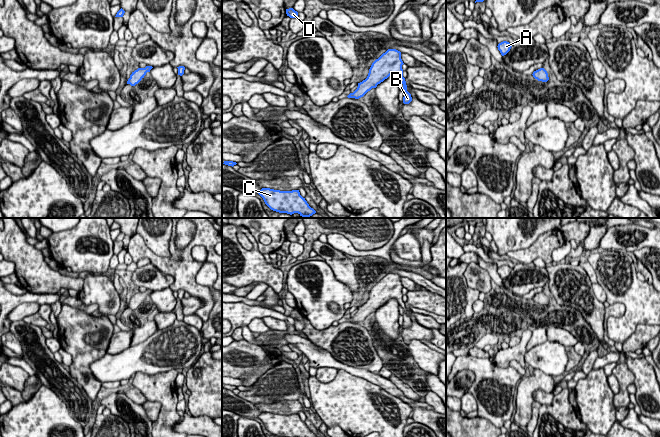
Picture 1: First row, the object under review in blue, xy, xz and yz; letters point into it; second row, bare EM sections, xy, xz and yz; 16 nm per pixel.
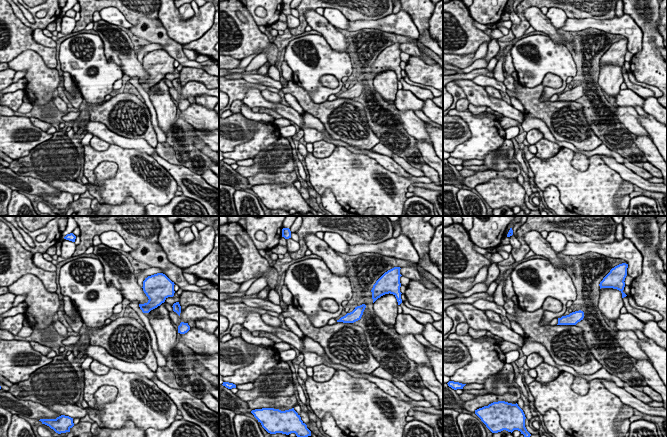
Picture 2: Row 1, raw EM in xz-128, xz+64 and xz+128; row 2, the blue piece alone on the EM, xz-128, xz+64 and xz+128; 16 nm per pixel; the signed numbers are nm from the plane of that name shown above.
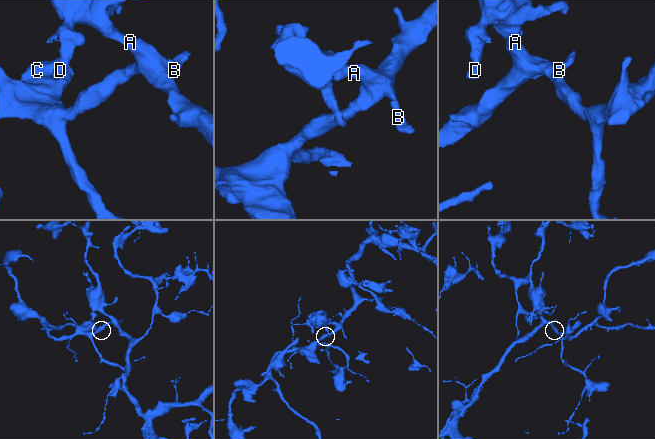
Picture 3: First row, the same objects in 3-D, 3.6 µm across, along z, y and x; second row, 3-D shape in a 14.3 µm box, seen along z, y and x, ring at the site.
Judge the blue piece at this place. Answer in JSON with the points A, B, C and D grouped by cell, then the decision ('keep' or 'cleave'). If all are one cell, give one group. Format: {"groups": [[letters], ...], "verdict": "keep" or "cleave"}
{"groups": [["A", "B", "C", "D"]], "verdict": "keep"}

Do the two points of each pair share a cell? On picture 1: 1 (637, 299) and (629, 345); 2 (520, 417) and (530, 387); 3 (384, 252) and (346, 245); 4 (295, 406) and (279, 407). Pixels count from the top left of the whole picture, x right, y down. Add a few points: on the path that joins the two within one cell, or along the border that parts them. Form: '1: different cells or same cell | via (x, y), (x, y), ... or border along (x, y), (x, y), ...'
1: different cells | border along (649, 324), (638, 324), (635, 331), (622, 344)
2: same cell | via (524, 410), (525, 394)
3: same cell | via (375, 252), (355, 252)
4: same cell | via (291, 407), (283, 407)

